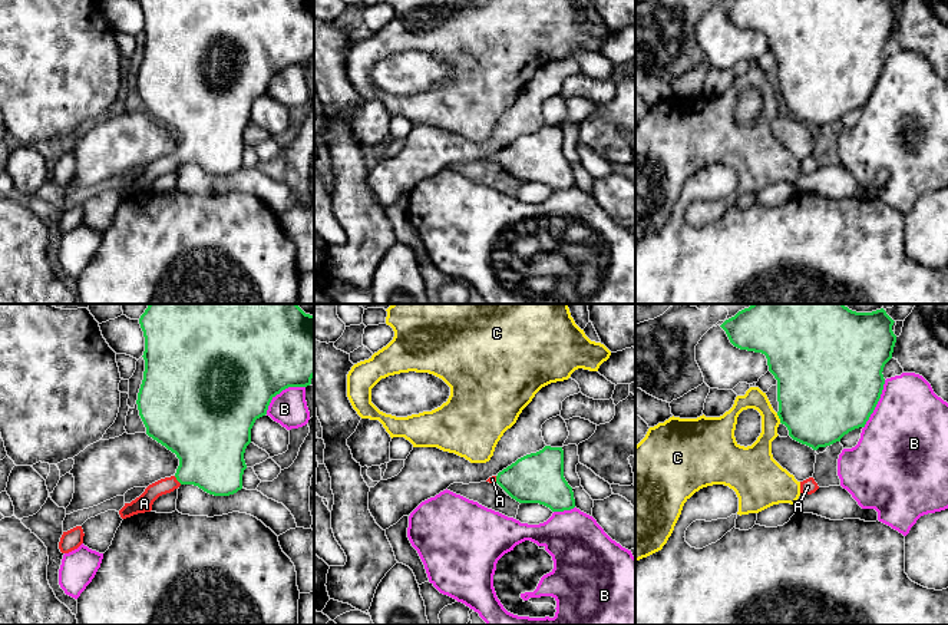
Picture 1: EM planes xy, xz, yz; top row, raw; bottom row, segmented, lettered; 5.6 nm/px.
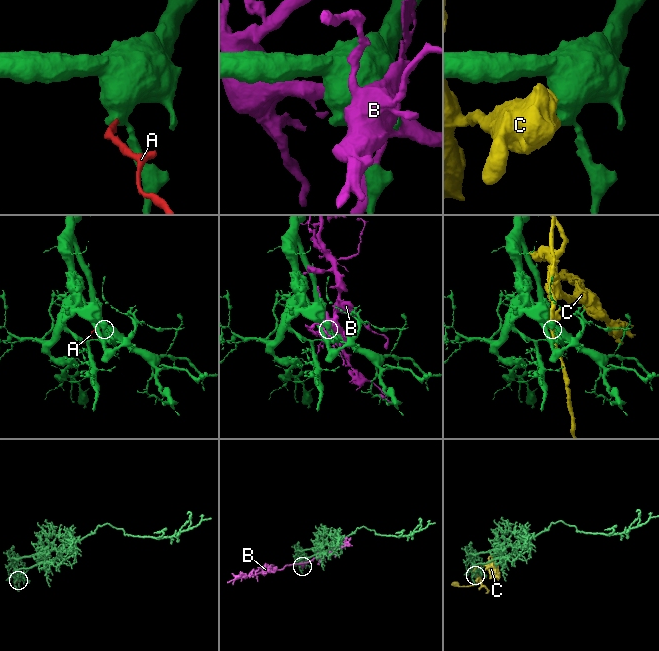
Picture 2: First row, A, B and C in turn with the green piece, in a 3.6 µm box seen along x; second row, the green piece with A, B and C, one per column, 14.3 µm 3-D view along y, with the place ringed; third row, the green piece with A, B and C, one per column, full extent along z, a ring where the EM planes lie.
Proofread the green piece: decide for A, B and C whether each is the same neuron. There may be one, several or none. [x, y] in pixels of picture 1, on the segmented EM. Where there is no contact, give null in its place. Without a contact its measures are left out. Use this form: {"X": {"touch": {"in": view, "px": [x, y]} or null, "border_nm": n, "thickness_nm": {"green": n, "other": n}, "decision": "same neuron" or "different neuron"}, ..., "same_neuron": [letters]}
{"A": {"touch": {"in": "xy", "px": [178, 480]}, "border_nm": 60, "thickness_nm": {"green": 360, "other": 100}, "decision": "same neuron"}, "B": {"touch": {"in": "xy", "px": [281, 390]}, "border_nm": 280, "thickness_nm": {"green": 500, "other": 200}, "decision": "different neuron"}, "C": {"touch": {"in": "yz", "px": [779, 417]}, "border_nm": 60, "thickness_nm": {"green": 460, "other": 150}, "decision": "different neuron"}, "same_neuron": ["A"]}

